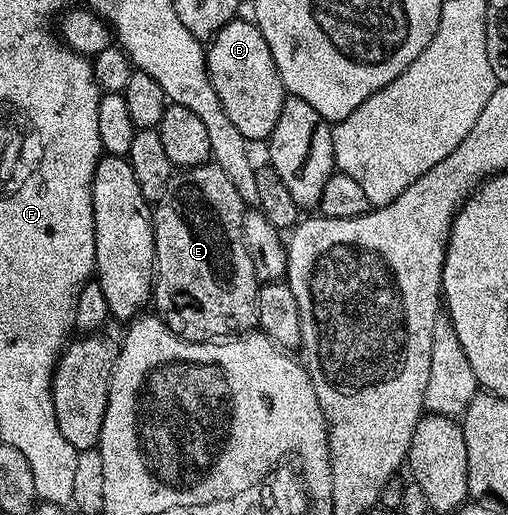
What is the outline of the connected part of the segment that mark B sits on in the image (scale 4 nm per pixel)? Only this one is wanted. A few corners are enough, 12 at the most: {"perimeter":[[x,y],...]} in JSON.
{"perimeter":[[251,19],[206,51],[210,82],[246,140],[267,141],[286,93]]}

